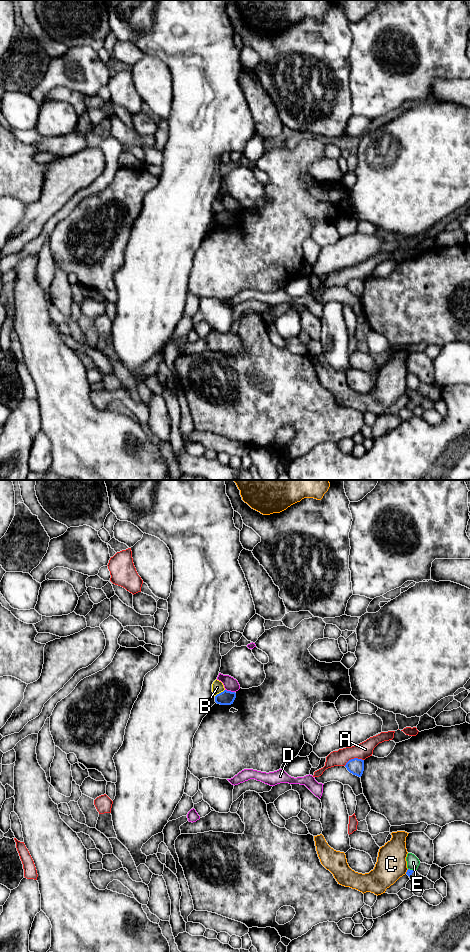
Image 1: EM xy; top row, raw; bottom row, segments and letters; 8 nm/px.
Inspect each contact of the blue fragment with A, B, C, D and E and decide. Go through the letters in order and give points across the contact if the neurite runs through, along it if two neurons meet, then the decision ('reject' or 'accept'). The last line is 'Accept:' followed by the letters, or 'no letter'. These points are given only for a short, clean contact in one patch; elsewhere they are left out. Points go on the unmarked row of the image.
A: reject
B: border xy (224, 209), (215, 216); reject
C: reject
D: border xy (225, 209), (234, 212); reject
E: reject
Accept: no letter

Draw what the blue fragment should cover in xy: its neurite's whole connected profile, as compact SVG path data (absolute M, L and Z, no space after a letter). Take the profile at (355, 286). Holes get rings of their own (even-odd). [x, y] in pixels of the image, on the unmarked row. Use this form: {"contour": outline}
{"contour": "M358 278L351 279L346 283L345 287L353 295L361 297L364 291L364 280Z"}

